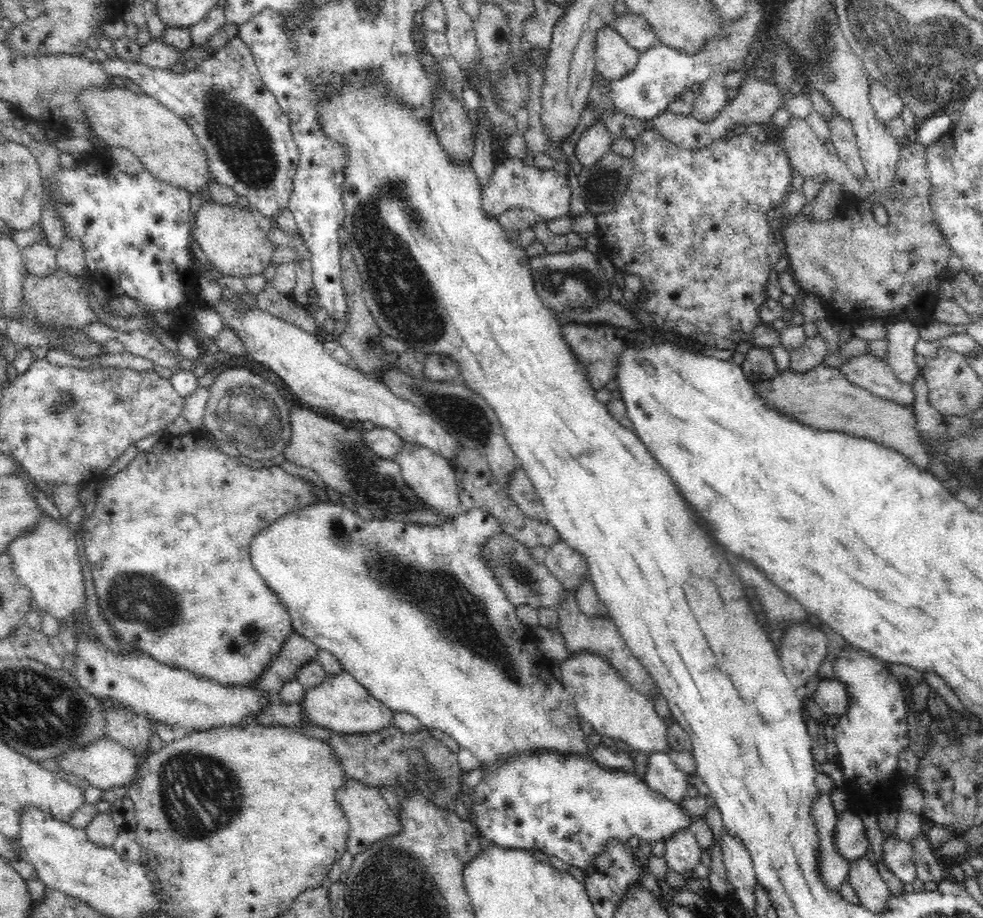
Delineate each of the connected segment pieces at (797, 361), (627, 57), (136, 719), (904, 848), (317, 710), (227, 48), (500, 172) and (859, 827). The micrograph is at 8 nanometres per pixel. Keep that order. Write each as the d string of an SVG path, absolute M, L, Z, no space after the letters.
M819 335L806 338L806 342L794 350L790 350L790 369L804 373L822 365L822 360L828 354L828 343Z
M613 26L602 28L595 45L595 71L607 80L620 80L638 62L640 52L631 48Z
M124 704L105 710L106 720L108 720L106 728L110 730L108 737L119 742L124 748L133 750L139 759L143 759L148 754L148 744L150 744L150 738L152 738L152 728L145 716L136 714L132 708Z
M895 832L884 839L883 861L894 876L900 878L904 884L916 880L916 863L912 843L897 840Z
M349 672L327 675L322 684L308 688L300 700L302 715L308 724L329 728L340 734L372 733L392 727L393 709L370 695Z
M232 38L223 48L210 55L202 68L193 72L186 71L185 74L151 68L150 65L138 62L110 59L100 48L94 52L97 61L102 64L108 75L130 79L142 89L144 95L160 102L191 126L205 152L210 175L218 184L232 188L238 196L246 196L249 206L266 218L274 216L275 219L278 210L288 206L298 167L299 150L293 139L288 116L282 111L274 94L263 83L252 51L242 39Z
M511 157L498 164L490 183L482 189L482 210L488 219L497 218L508 208L528 208L544 221L562 218L570 212L572 188L566 175L556 170L540 170L528 166L522 158Z
M851 809L838 814L834 826L834 845L838 853L849 861L866 858L870 842L866 837L866 828L860 816Z

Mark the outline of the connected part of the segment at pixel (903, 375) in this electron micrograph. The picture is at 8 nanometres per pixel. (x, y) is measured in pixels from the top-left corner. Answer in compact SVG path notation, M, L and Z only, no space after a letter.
M910 320L885 322L887 347L885 360L901 381L913 384L920 372L916 365L914 345L919 338L918 324Z

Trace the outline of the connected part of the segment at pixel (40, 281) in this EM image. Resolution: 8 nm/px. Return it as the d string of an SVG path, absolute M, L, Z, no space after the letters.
M59 268L45 277L27 273L23 280L23 300L41 321L58 320L58 325L73 325L74 328L98 322L94 310L88 305L87 296L78 278Z

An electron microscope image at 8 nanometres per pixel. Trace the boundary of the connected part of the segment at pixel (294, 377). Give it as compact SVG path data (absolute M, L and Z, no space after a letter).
M220 298L216 305L209 307L221 315L224 327L236 331L236 335L246 345L247 356L252 356L254 362L268 366L286 382L297 402L343 420L358 420L360 424L370 420L376 427L398 433L406 443L428 448L451 462L460 454L461 441L438 424L430 413L422 411L412 401L394 395L386 383L337 361L323 347L317 335L306 332L296 323L289 323L265 312L259 305L246 306L244 309L237 302Z

